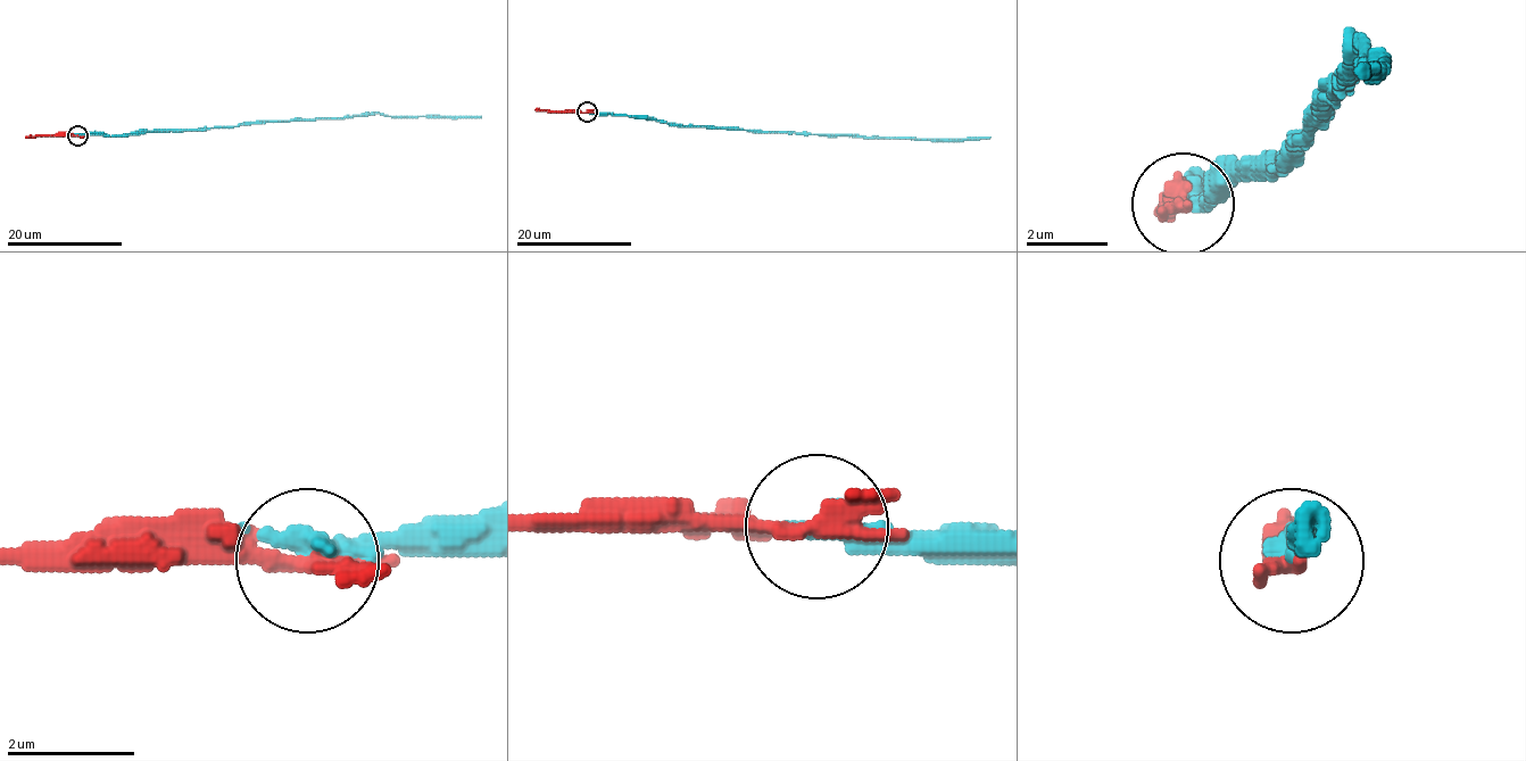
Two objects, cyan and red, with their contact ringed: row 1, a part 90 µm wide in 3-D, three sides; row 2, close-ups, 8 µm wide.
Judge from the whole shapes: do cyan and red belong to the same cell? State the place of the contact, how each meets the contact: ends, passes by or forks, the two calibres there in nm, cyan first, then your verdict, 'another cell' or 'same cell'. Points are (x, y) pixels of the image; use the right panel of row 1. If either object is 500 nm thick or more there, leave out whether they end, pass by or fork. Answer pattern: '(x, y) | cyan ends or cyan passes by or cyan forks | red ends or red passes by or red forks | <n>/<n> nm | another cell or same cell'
(1183, 204) | cyan ends | red passes by | 420/320 nm | same cell

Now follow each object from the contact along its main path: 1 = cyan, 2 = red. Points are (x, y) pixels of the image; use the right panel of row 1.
1: (1185, 197), (1205, 197), (1236, 166), (1277, 156), (1318, 125), (1359, 43), (1369, 64), (1359, 64)
2: (1185, 207), (1164, 217)

